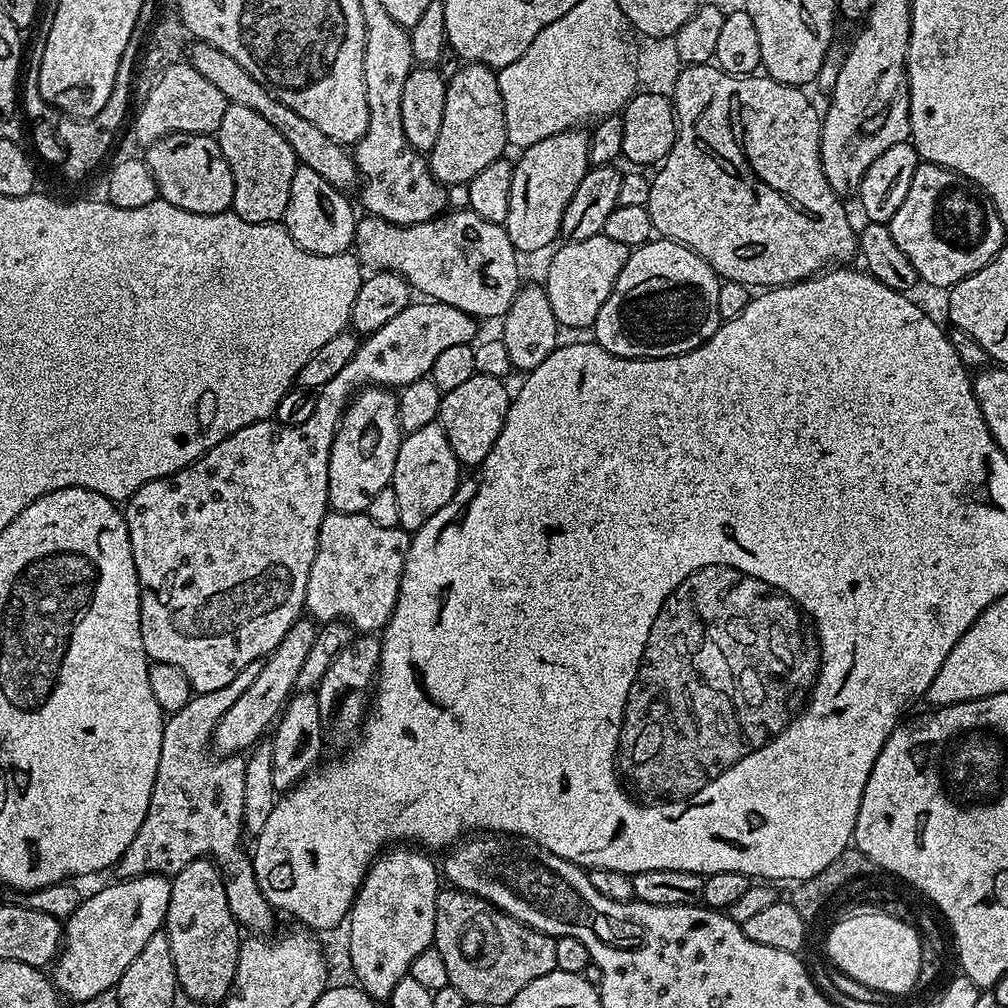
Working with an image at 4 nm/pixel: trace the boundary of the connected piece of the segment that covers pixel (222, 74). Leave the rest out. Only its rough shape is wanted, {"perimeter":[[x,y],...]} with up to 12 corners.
{"perimeter":[[195,46],[192,67],[229,104],[250,106],[297,161],[345,194],[356,158],[268,92],[222,49]]}

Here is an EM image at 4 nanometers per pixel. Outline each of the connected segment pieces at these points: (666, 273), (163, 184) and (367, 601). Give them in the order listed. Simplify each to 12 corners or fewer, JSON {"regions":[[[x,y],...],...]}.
{"regions":[[[686,244],[629,251],[595,343],[686,354],[720,329],[721,277]],[[215,135],[147,145],[159,199],[229,211],[234,178]],[[329,511],[304,606],[387,628],[412,537]]]}

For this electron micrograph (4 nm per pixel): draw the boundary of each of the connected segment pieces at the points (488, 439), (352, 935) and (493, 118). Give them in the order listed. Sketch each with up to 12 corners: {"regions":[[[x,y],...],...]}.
{"regions":[[[477,372],[441,395],[438,423],[461,465],[494,450],[510,403]],[[427,851],[377,855],[348,913],[355,983],[387,1001],[433,947]],[[496,72],[447,77],[442,130],[426,156],[445,186],[467,184],[508,144]]]}

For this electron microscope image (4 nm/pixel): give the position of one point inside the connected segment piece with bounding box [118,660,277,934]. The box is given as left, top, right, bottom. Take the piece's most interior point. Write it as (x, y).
(196, 811)

